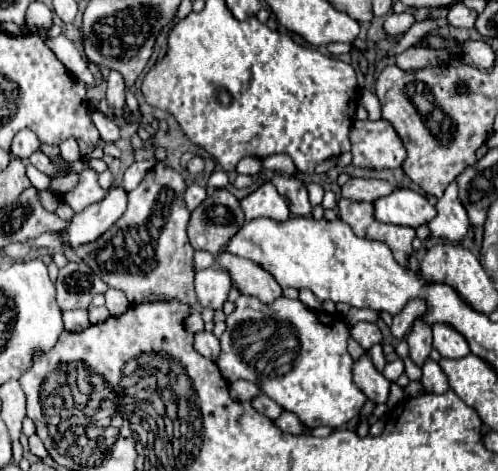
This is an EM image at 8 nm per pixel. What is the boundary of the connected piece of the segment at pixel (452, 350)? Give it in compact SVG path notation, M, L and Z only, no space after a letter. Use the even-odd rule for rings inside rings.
M447 324L433 326L433 348L443 358L463 358L469 354L469 346L461 334L455 334Z

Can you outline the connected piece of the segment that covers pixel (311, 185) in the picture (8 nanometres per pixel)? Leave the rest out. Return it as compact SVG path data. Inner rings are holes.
M307 180L307 190L309 190L309 200L311 200L311 204L313 204L313 206L321 204L321 200L323 200L323 186Z

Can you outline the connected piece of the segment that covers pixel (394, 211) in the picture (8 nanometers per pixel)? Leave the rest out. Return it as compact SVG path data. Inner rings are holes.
M397 188L393 194L375 202L375 218L387 224L419 228L421 224L431 222L435 214L437 210L429 204L425 194L407 188Z

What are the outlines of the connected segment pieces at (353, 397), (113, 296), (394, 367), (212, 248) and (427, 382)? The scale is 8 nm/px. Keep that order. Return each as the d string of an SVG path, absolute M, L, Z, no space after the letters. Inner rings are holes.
M239 296L235 310L225 320L227 330L221 336L221 354L217 366L227 382L251 380L263 394L273 398L281 408L295 412L307 426L331 426L341 428L351 418L359 416L367 402L367 396L353 382L353 358L347 352L347 342L351 338L351 328L343 322L339 314L313 312L301 304L301 300L291 300L279 296L275 302L265 304L253 296Z
M109 288L105 292L105 300L107 300L107 308L109 308L109 312L113 316L119 316L119 314L123 314L123 310L129 308L129 302L127 302L125 294L119 292L119 290L115 290L115 288Z
M401 358L395 360L395 362L389 362L389 364L385 366L385 372L383 372L383 376L385 376L387 380L391 380L391 382L395 382L401 374L403 374L403 360L401 360Z
M213 190L193 212L191 212L191 220L189 220L189 242L193 244L193 248L197 250L209 250L211 254L219 254L219 250L241 230L241 226L245 224L245 216L243 210L239 206L239 200L227 190Z
M427 360L421 370L423 370L421 384L425 386L425 392L431 392L431 394L445 394L445 392L449 390L447 376L443 374L443 370L439 368L437 362Z

